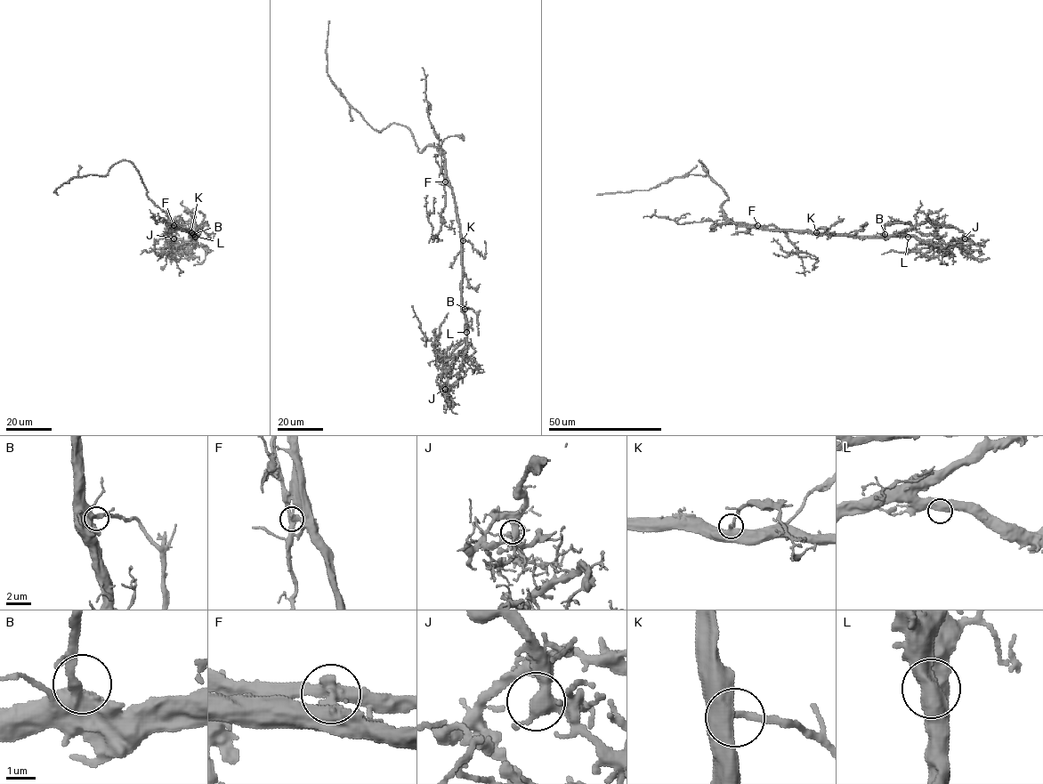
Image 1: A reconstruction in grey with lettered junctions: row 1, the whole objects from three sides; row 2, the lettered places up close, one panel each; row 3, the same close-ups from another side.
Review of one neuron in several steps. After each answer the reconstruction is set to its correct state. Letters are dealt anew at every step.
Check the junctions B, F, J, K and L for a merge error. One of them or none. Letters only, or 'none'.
F

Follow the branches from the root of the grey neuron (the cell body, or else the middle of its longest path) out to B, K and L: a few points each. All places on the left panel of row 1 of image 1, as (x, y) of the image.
B: (175, 226), (187, 230), (190, 236), (193, 234)
K: (175, 226), (191, 232)
L: (175, 226), (195, 237)

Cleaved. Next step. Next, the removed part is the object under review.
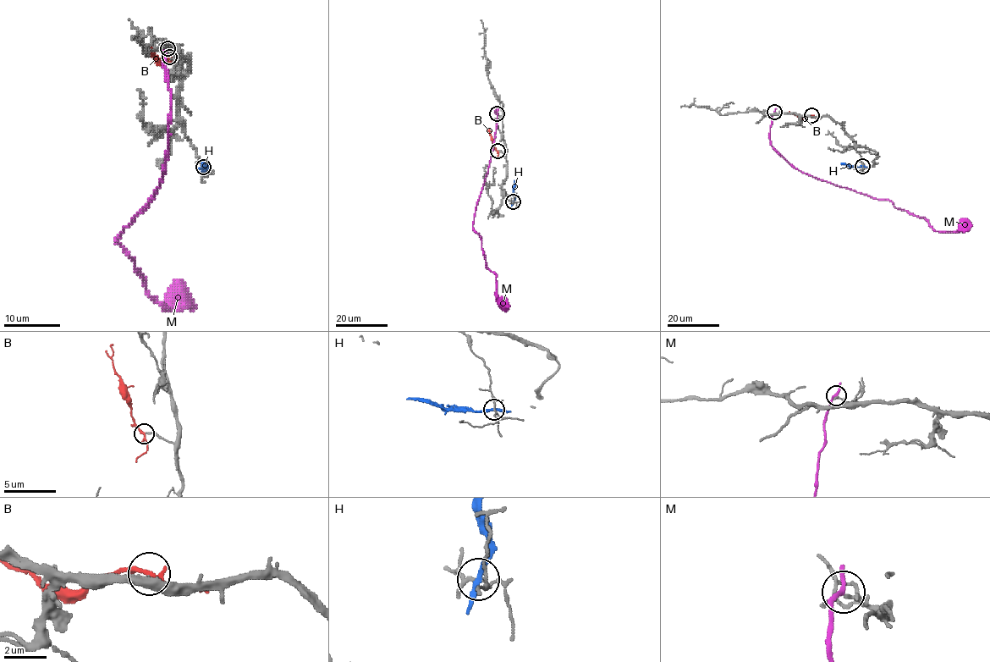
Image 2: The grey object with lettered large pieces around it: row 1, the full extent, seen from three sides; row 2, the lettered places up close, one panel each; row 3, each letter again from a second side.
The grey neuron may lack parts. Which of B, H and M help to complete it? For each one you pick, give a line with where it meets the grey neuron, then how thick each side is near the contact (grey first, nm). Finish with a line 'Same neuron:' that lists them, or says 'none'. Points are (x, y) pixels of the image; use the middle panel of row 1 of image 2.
B: Touches grey at (497, 151). Thickness 180 nm (grey) against 200 nm
Same neuron: B

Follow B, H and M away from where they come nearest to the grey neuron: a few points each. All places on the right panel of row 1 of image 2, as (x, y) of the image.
B: (811, 115), (800, 118), (789, 112)
H: (862, 166), (840, 163)
M: (775, 112), (770, 145), (800, 170), (889, 200), (899, 209), (923, 217), (935, 231), (958, 232), (972, 225)

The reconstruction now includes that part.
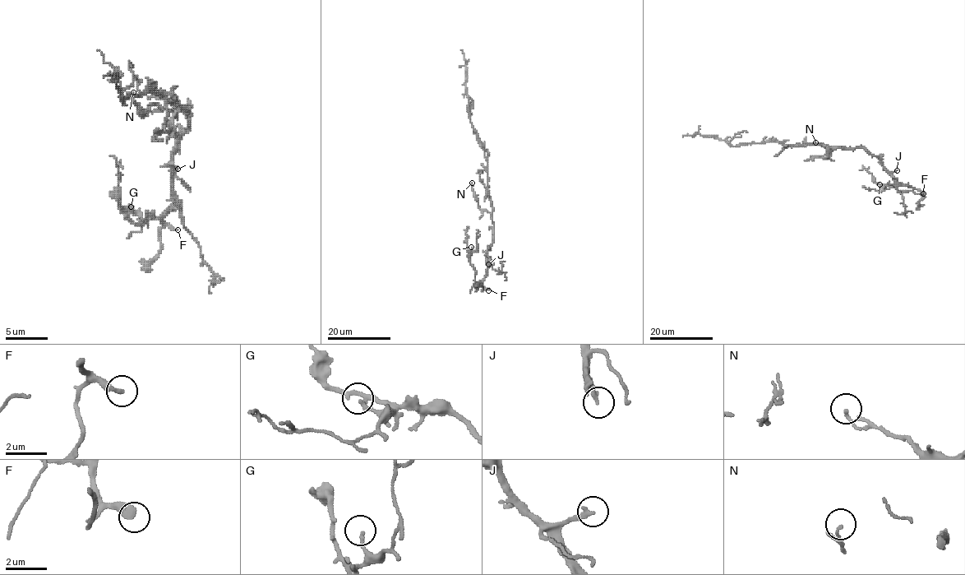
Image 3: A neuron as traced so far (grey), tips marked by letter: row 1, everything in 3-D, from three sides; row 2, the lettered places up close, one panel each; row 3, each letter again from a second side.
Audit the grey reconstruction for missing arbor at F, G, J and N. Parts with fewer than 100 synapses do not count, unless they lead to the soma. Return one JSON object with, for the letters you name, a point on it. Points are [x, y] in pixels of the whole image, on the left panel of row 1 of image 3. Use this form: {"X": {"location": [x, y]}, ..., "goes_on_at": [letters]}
{"F": {"location": [177, 229]}, "goes_on_at": ["F"]}

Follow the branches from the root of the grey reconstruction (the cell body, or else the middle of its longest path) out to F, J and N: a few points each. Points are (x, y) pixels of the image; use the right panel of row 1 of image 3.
F: (837, 148), (865, 147), (879, 159), (883, 166), (898, 182), (923, 193)
J: (837, 148), (865, 147), (879, 159), (886, 170), (897, 170)
N: (837, 148), (845, 149), (842, 146), (828, 149), (815, 142)

